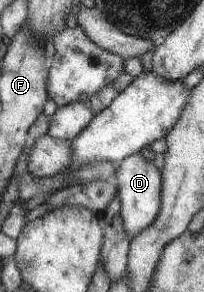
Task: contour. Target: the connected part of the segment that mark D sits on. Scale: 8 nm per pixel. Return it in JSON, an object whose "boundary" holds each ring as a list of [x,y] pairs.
{"boundary":[[[143,151],[126,155],[113,175],[118,189],[120,219],[122,219],[124,233],[131,237],[146,229],[146,226],[154,221],[160,205],[160,172],[152,161],[144,158],[145,155]]]}

